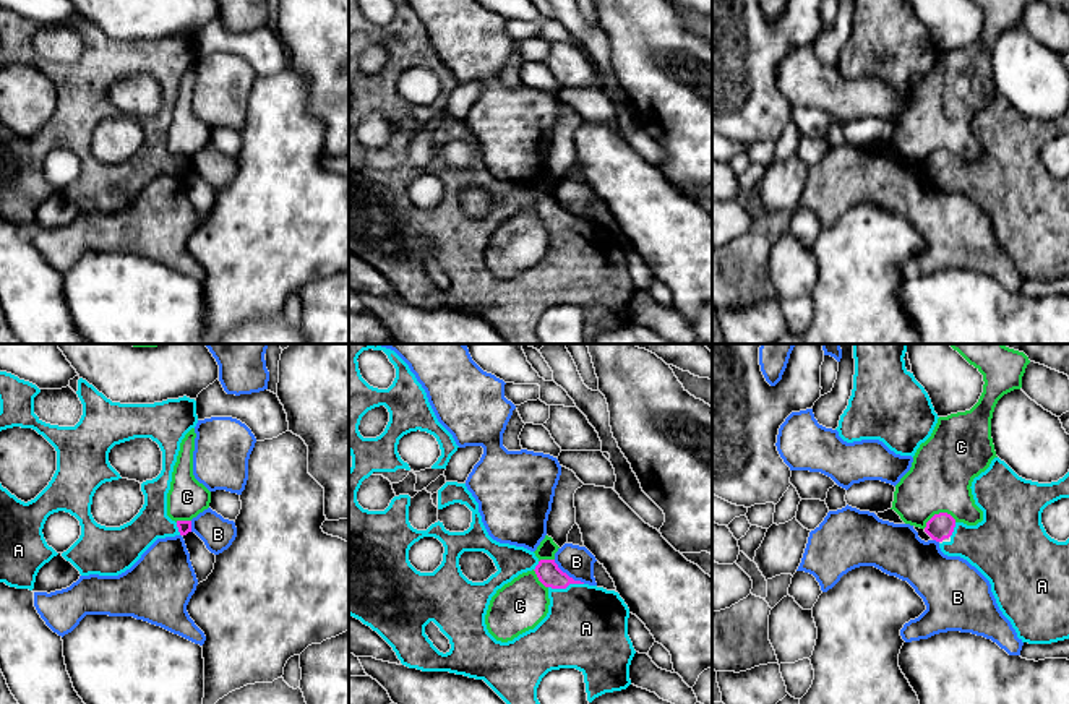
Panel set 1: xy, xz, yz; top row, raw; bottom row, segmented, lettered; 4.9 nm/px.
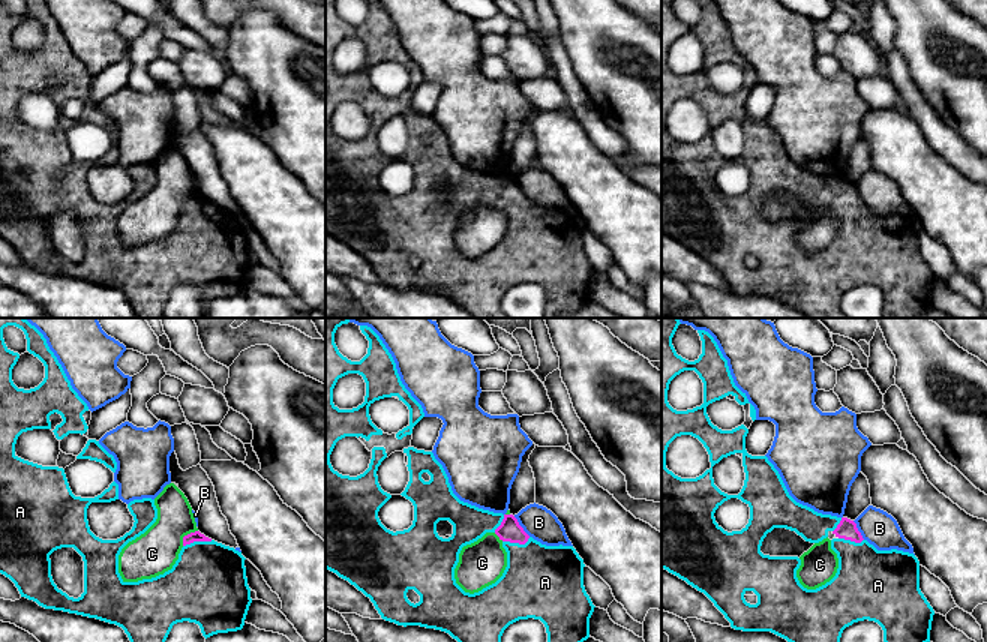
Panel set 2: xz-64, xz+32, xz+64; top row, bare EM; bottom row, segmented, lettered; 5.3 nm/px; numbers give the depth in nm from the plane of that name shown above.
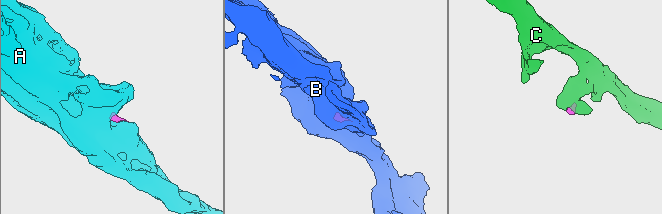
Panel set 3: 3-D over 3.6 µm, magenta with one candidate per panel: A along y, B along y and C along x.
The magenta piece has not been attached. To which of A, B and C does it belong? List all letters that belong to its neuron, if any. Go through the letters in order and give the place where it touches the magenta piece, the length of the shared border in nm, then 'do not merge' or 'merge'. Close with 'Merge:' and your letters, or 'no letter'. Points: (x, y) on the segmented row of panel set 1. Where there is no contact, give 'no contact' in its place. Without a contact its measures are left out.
A: xz (565, 588) | 180 nm | merge
B: xz (566, 575) | 200 nm | do not merge
C: yz (940, 513) | 170 nm | do not merge
Merge: A

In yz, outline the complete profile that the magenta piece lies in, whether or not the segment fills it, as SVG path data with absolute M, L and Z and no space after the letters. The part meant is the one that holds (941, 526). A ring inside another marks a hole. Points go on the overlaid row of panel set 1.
M994 457L990 467L972 482L975 504L983 511L977 526L957 522L951 514L934 514L925 532L947 556L960 556L975 566L991 584L1002 615L1022 642L1051 644L1069 639L1069 539L1051 539L1043 524L1043 509L1069 498L1069 472L1051 483L1019 477L1004 461Z

